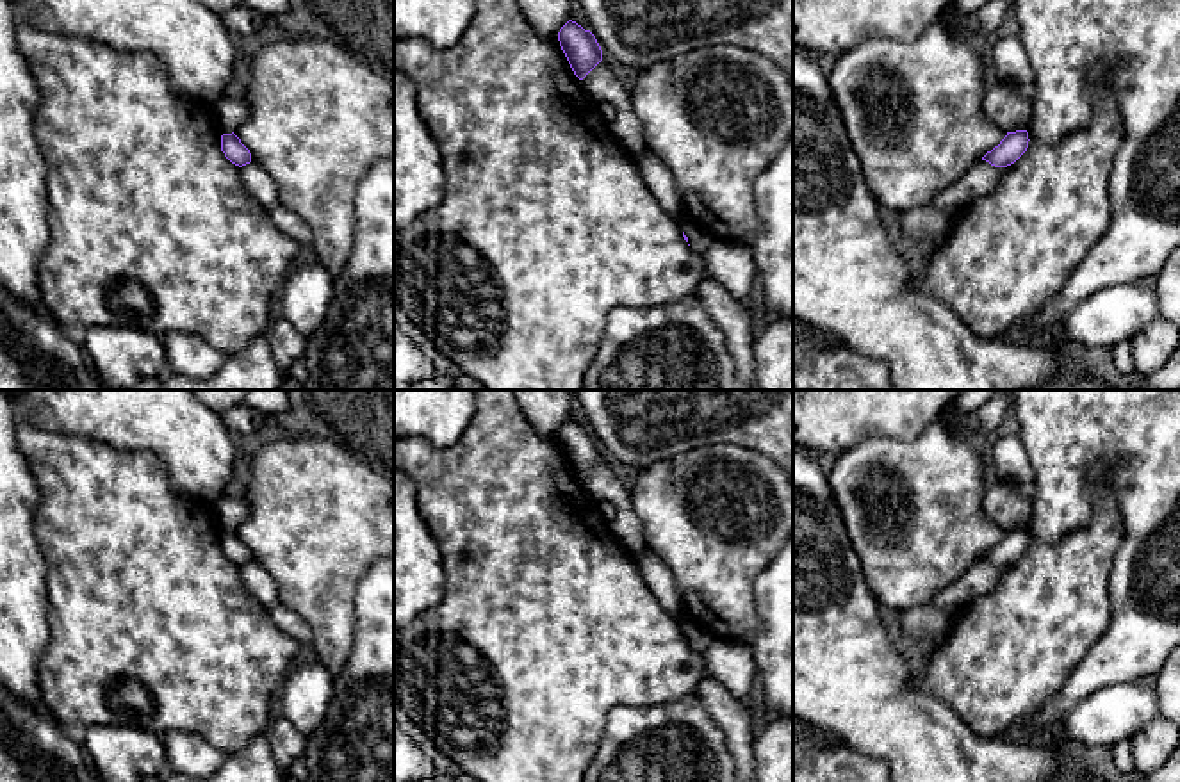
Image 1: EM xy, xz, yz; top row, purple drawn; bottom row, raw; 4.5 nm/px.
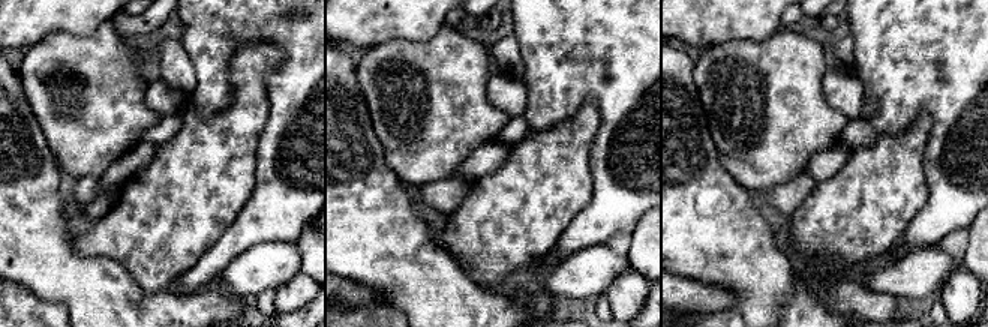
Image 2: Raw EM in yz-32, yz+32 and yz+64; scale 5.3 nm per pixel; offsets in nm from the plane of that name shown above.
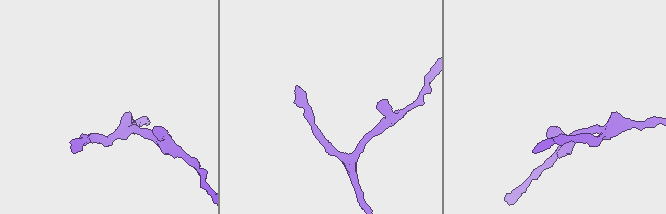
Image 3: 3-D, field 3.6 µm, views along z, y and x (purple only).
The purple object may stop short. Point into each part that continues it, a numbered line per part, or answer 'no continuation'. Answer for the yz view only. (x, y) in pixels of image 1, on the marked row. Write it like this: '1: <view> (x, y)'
no continuation

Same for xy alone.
no continuation

